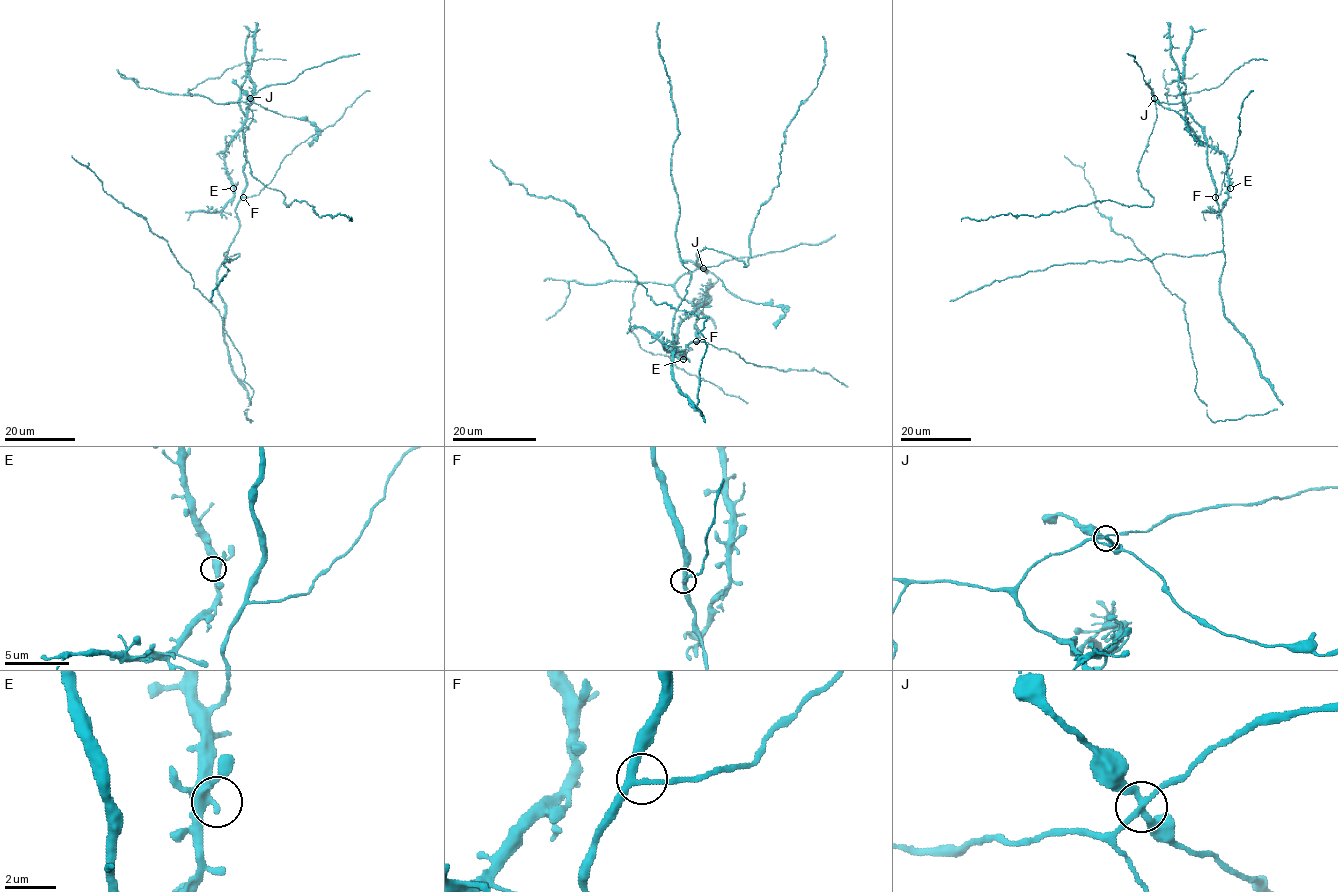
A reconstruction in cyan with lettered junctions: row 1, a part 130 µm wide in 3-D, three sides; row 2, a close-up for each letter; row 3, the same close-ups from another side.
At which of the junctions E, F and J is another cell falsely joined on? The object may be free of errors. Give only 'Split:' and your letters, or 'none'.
Split: J

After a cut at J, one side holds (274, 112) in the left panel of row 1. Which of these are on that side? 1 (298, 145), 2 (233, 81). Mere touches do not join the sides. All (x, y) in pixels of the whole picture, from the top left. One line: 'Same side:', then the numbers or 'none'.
Same side: 2

